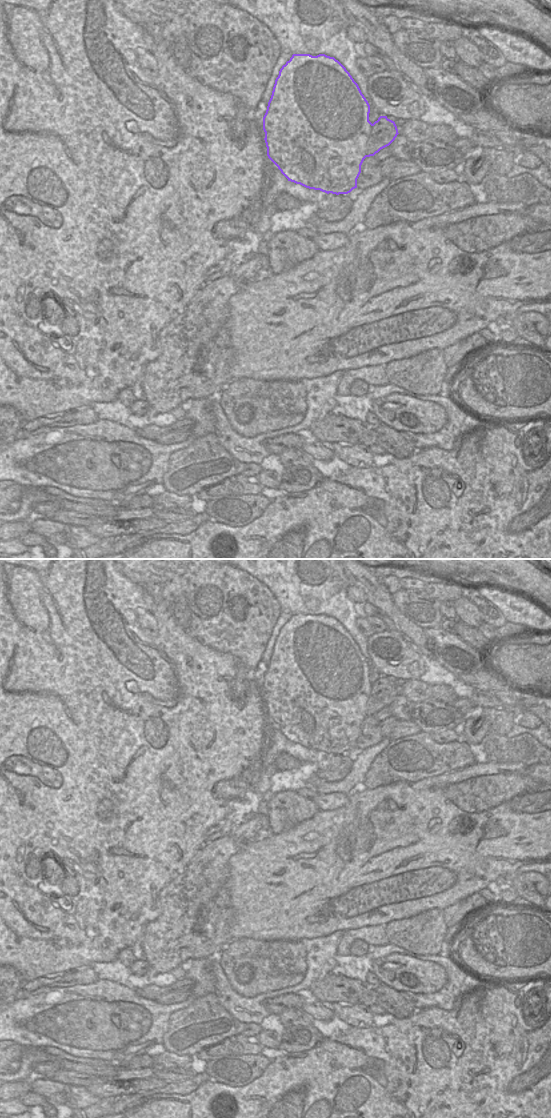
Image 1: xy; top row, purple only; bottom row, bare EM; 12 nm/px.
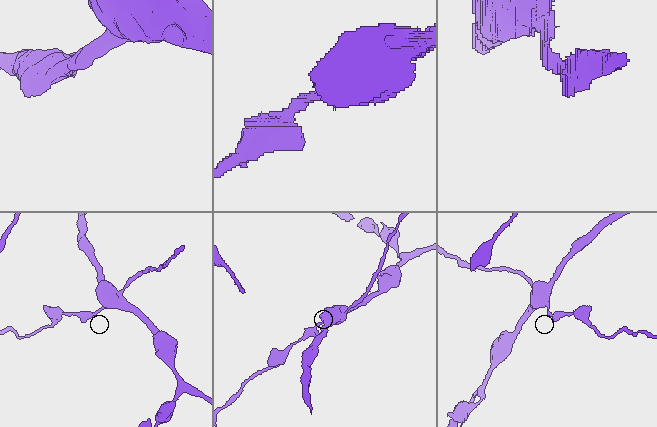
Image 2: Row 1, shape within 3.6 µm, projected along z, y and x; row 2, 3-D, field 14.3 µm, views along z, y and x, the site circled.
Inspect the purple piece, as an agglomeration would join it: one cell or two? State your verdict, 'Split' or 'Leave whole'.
Split

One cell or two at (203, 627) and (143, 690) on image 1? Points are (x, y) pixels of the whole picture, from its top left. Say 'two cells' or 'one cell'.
two cells

